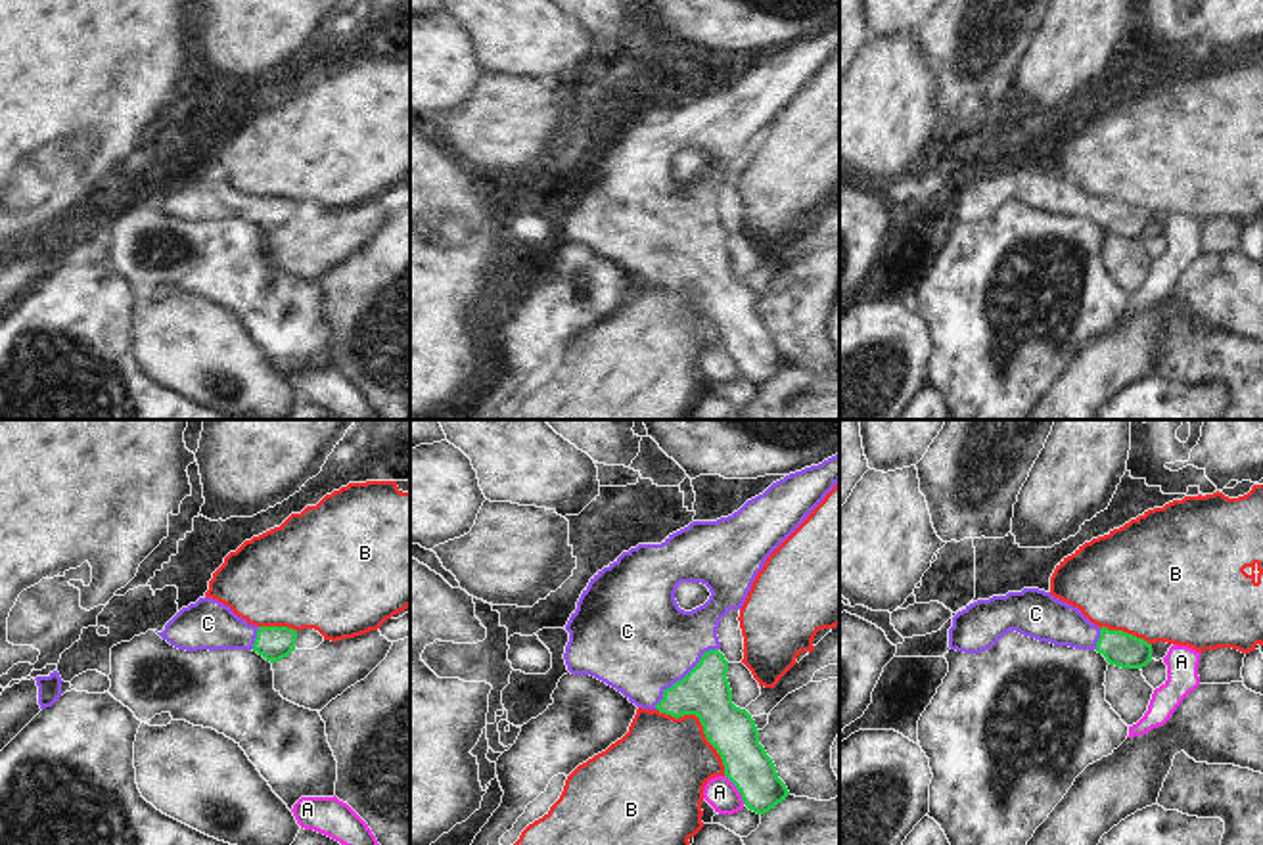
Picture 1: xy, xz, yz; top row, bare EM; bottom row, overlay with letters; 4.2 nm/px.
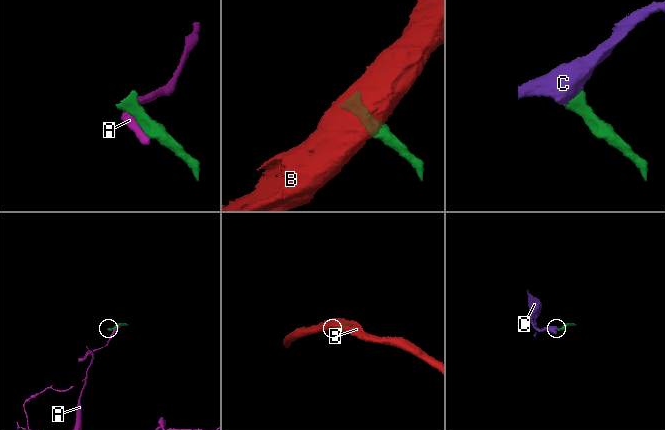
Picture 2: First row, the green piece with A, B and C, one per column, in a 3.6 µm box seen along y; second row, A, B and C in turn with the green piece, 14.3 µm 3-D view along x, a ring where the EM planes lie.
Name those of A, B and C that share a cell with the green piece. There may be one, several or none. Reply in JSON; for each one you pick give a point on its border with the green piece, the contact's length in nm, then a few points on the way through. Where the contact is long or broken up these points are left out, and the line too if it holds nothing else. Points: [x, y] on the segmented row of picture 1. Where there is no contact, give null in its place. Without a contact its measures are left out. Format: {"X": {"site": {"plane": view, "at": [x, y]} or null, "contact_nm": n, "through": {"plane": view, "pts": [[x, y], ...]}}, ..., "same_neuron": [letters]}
{"C": {"site": {"plane": "xz", "at": [685, 677]}, "contact_nm": 380, "through": {"plane": "xz", "pts": [[704, 692], [685, 677], [639, 640]]}}, "same_neuron": ["C"]}

